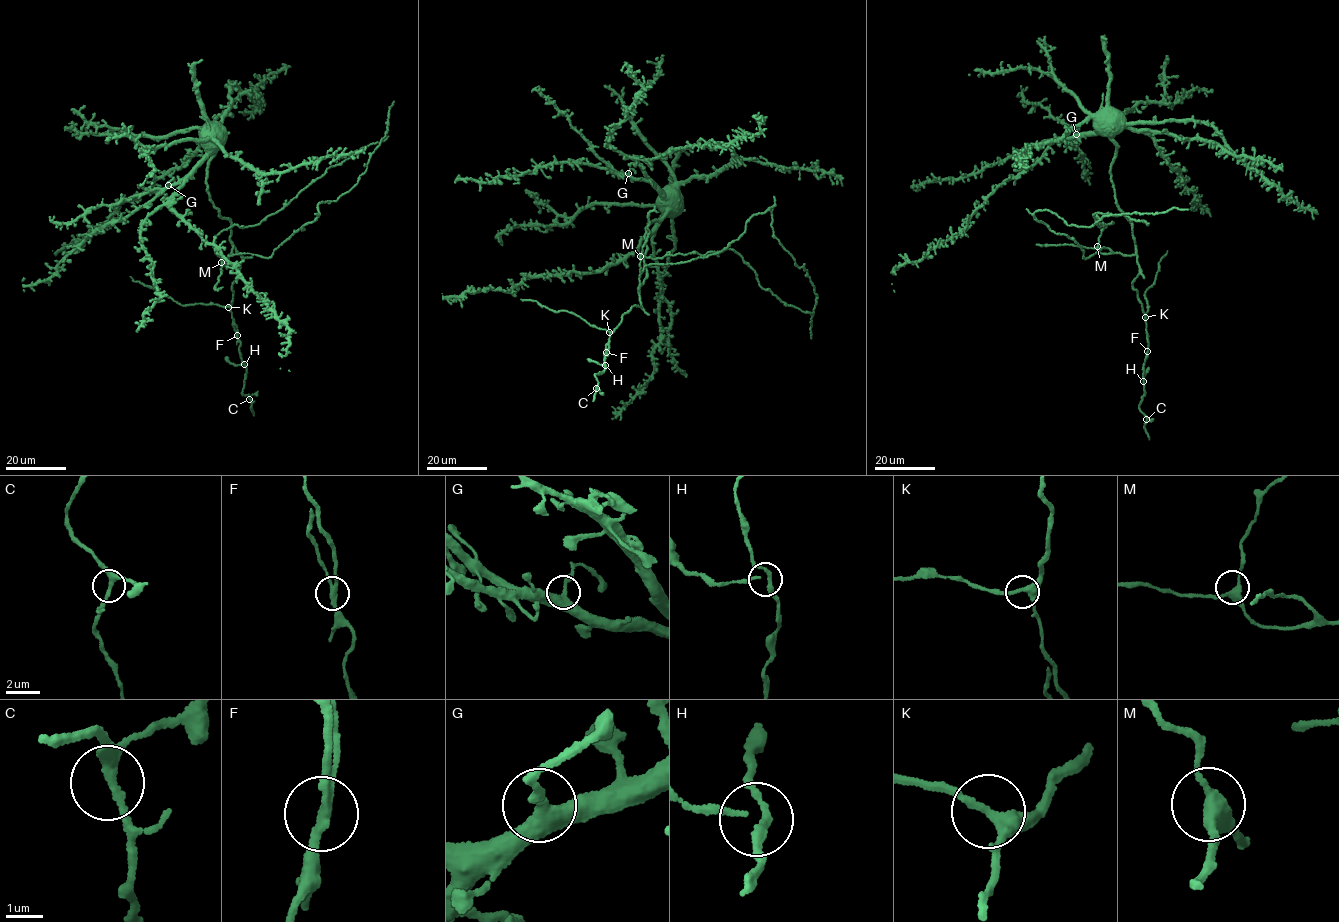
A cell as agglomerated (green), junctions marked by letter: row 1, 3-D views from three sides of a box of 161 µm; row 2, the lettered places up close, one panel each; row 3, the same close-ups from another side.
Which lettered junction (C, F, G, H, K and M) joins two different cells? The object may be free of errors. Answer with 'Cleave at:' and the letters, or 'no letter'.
Cleave at: F

